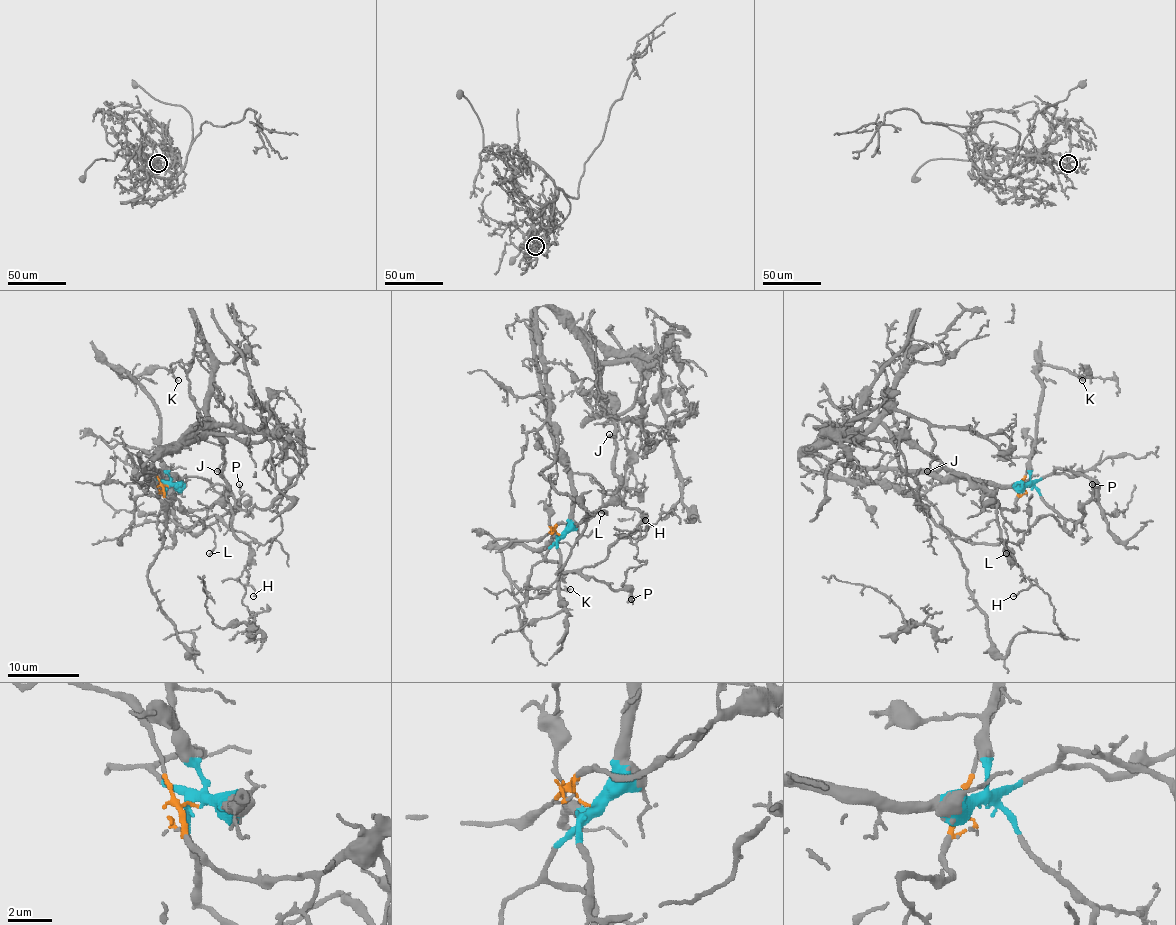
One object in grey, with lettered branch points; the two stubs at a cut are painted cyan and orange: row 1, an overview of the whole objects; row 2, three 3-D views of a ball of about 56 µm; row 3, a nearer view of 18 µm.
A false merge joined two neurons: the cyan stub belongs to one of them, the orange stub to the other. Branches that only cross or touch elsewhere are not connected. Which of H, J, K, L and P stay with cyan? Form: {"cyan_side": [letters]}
{"cyan_side": ["K", "P"]}

